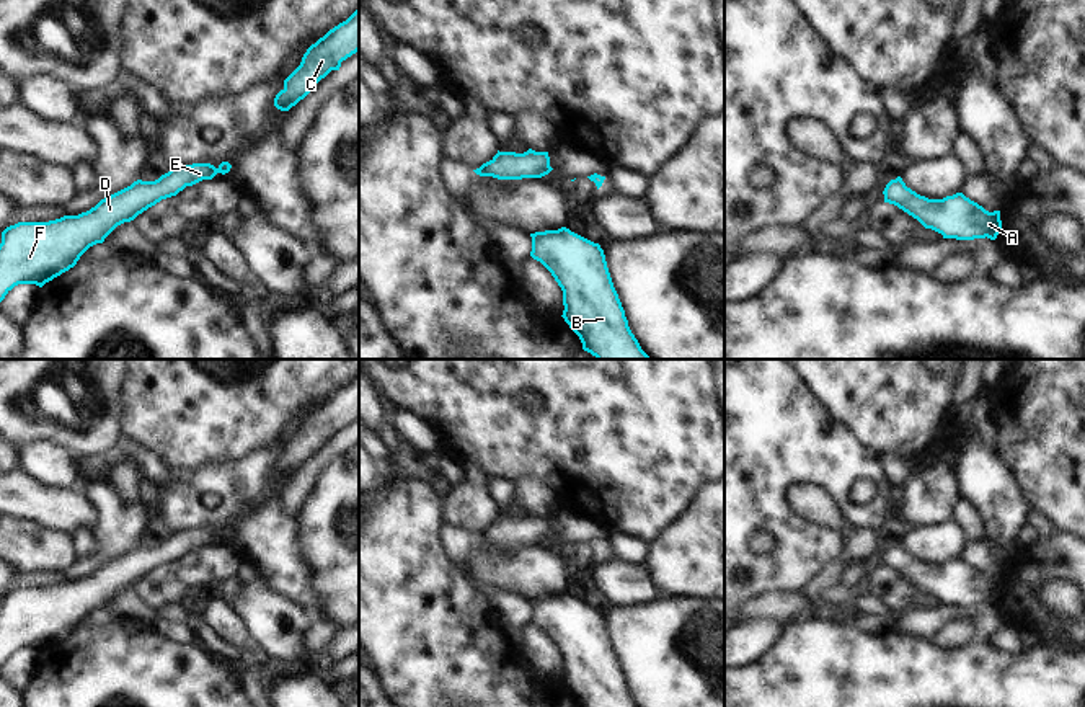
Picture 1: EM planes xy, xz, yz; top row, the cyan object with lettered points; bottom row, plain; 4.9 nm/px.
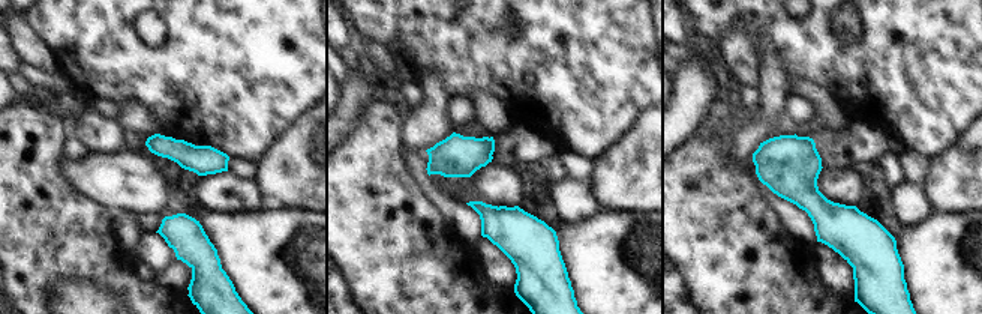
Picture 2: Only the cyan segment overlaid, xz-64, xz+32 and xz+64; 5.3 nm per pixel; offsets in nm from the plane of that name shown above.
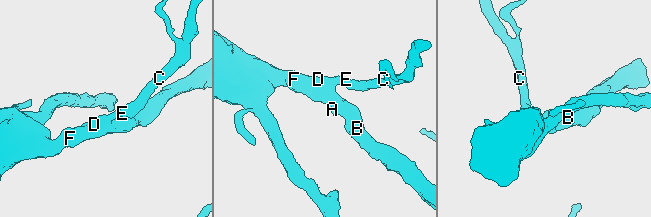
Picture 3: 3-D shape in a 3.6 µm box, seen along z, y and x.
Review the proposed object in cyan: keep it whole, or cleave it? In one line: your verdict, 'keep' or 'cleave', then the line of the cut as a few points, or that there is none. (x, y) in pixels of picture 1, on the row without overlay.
keep; cut none

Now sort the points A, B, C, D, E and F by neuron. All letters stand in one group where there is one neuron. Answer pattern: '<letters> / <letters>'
A B C D E F

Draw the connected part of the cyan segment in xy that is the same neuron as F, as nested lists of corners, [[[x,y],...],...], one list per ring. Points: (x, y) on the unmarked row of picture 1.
[[[228,527],[217,534],[210,529],[176,532],[155,547],[137,545],[78,581],[7,593],[0,609],[0,668],[18,650],[42,653],[73,634],[90,612],[103,609],[117,591],[134,586],[186,552],[212,545],[217,539],[225,540],[230,534]]]

